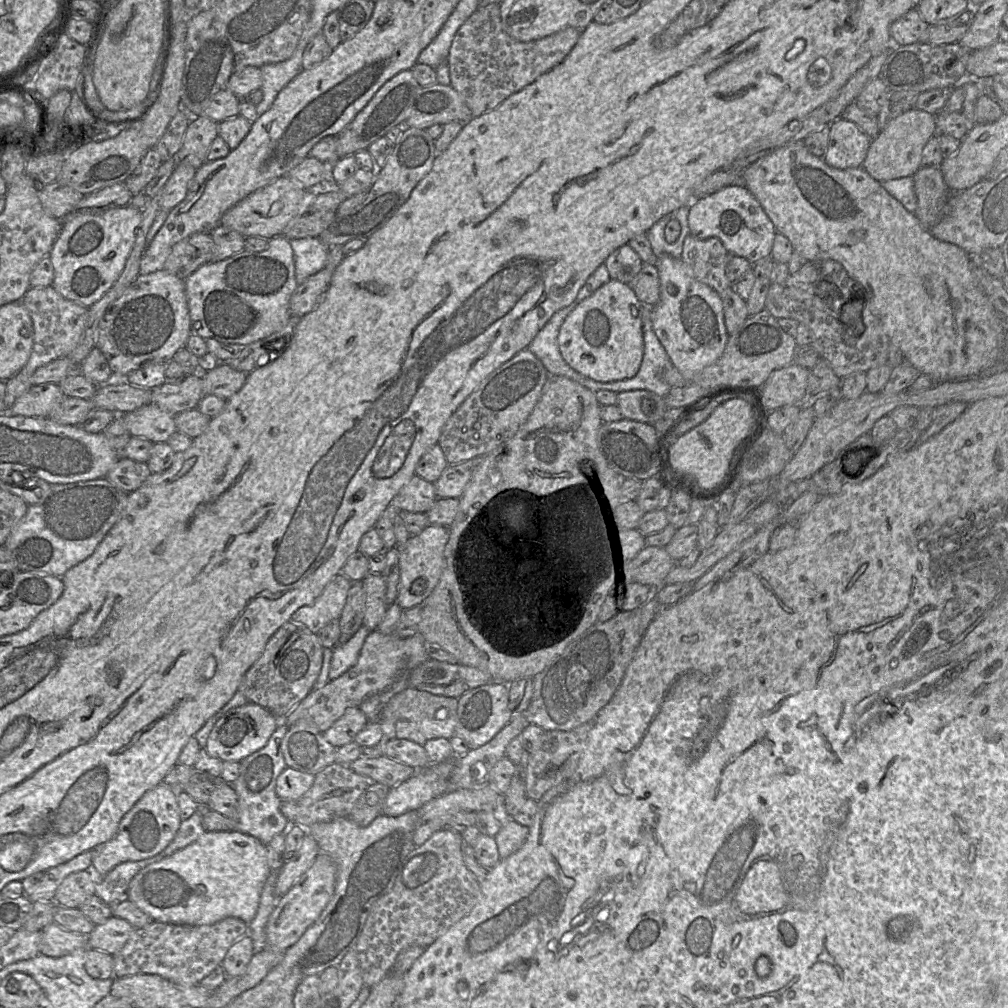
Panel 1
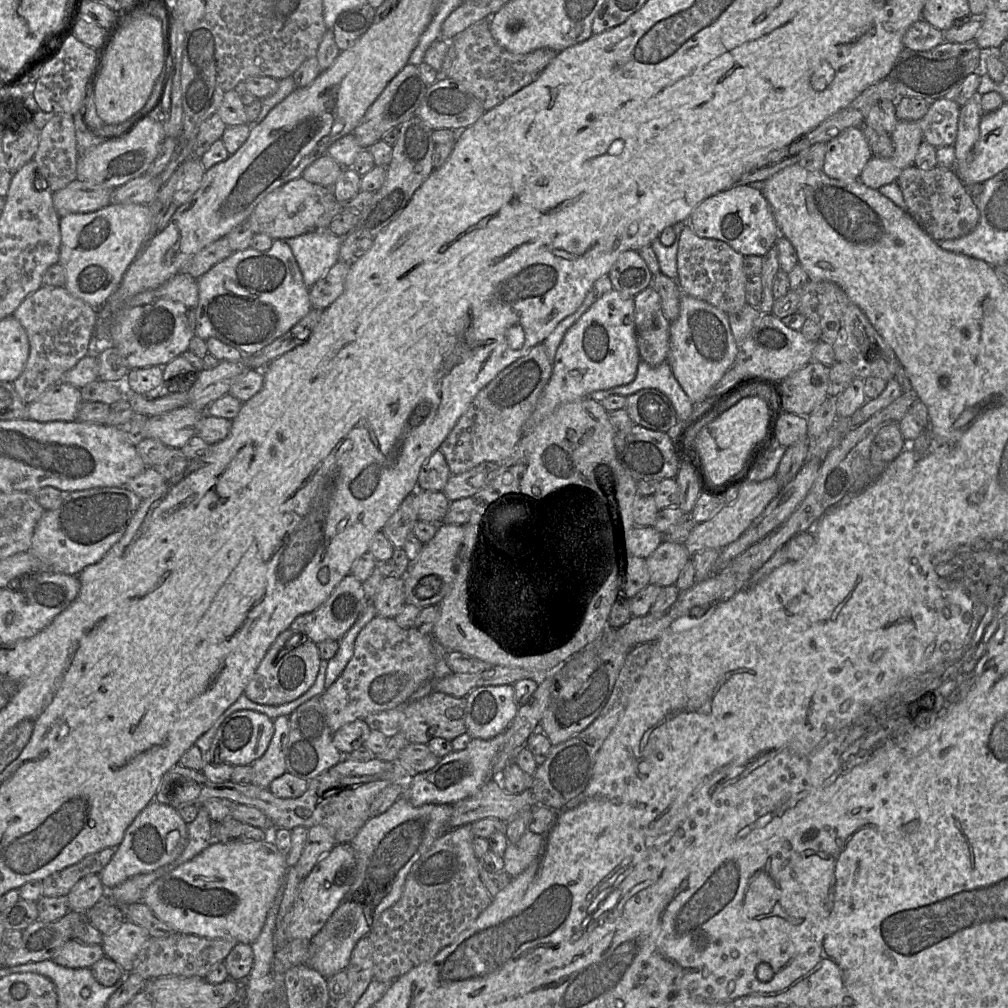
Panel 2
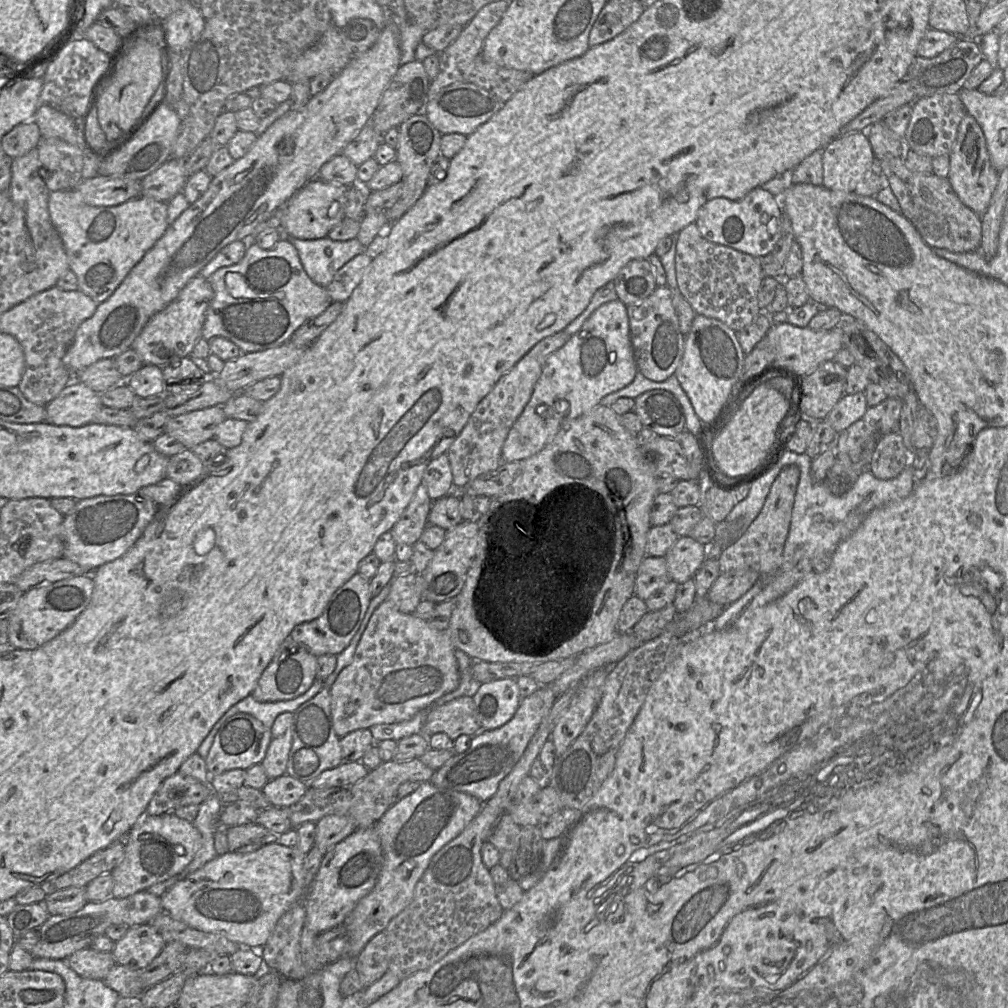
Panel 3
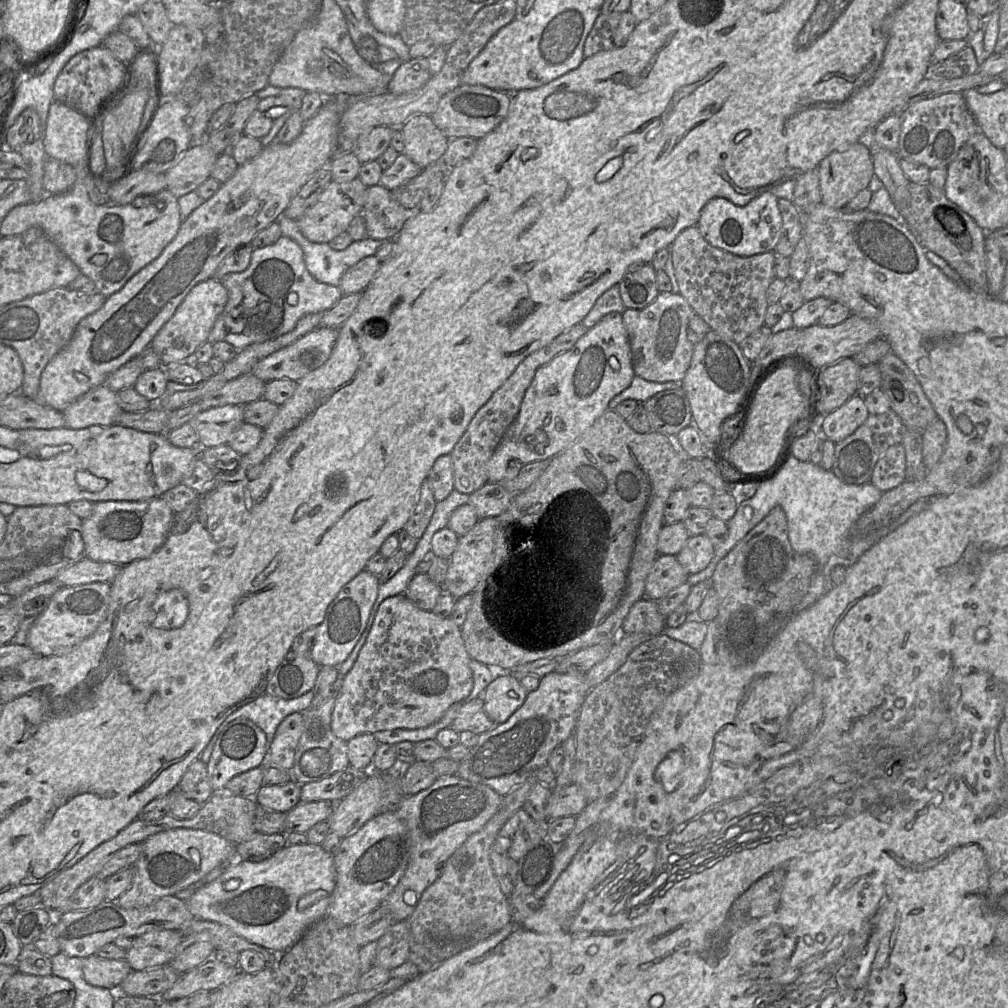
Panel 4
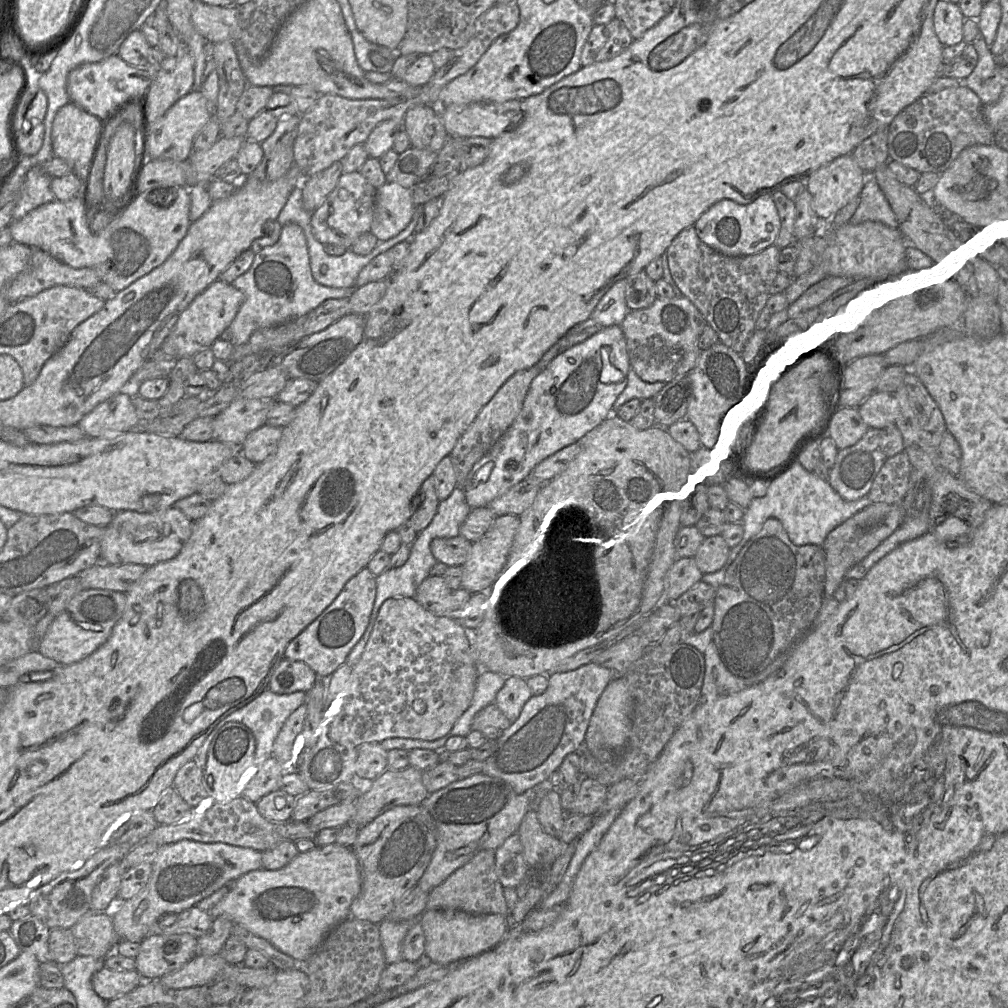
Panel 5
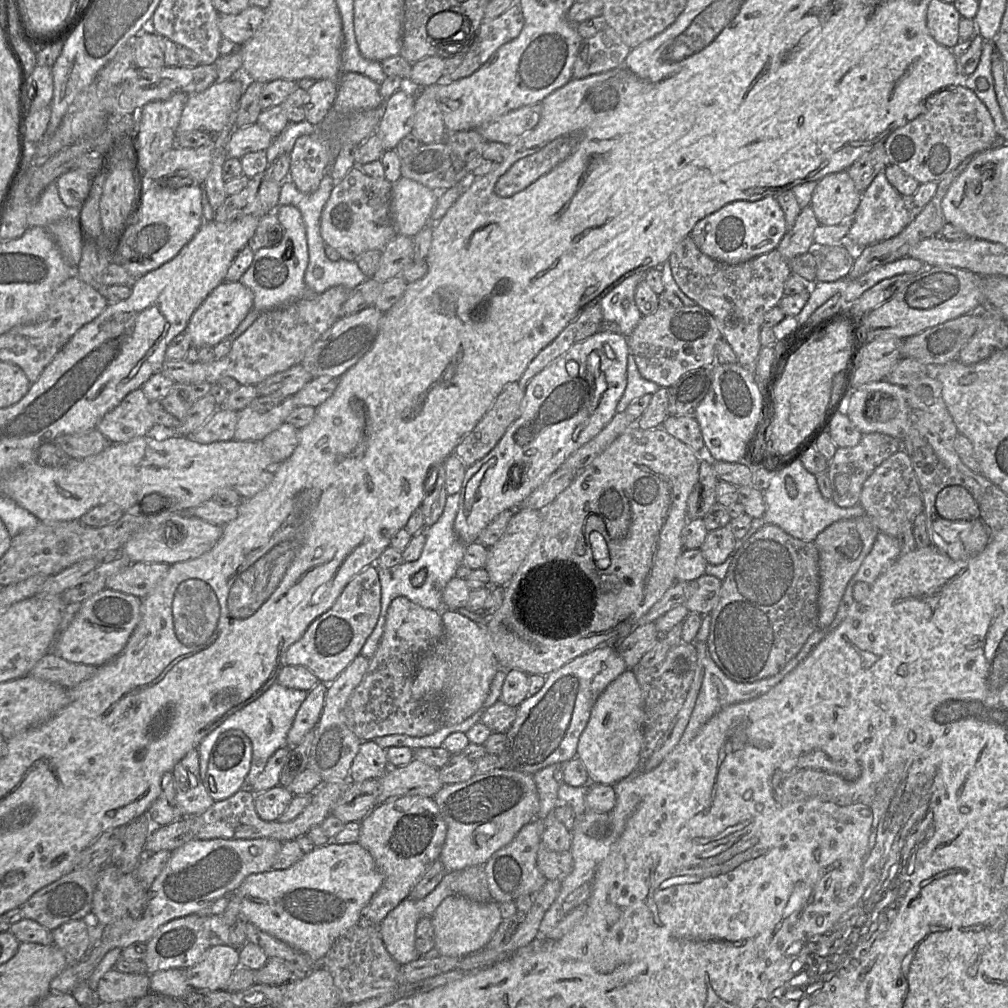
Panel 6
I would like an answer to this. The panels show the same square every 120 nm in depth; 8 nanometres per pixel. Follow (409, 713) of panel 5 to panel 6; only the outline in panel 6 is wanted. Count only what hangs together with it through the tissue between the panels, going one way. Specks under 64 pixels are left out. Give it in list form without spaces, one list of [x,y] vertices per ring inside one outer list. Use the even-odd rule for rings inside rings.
[[[404,596],[392,600],[378,647],[344,709],[345,724],[361,741],[390,734],[423,737],[440,729],[441,704],[434,706],[434,702],[414,699],[411,686],[423,658],[440,643],[443,635],[441,612],[423,608]]]

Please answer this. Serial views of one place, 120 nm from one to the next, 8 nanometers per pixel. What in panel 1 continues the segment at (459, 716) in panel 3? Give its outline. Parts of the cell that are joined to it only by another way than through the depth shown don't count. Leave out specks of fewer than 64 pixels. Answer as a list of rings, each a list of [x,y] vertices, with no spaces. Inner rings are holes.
[[[407,688],[395,694],[383,707],[377,722],[379,723],[385,740],[404,739],[424,746],[428,740],[446,738],[450,740],[455,735],[457,723],[458,698],[431,694],[415,688]]]

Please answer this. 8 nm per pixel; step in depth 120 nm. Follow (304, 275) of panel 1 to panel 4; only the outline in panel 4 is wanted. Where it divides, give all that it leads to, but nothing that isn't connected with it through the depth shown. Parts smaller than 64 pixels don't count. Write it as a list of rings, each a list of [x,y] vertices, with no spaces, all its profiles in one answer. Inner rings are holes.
[[[282,215],[277,221],[282,236],[294,240],[302,249],[307,270],[321,283],[338,286],[342,275],[367,256],[375,255],[383,240],[365,238],[352,242],[344,250],[334,250],[328,243],[309,241],[299,230],[296,220]]]

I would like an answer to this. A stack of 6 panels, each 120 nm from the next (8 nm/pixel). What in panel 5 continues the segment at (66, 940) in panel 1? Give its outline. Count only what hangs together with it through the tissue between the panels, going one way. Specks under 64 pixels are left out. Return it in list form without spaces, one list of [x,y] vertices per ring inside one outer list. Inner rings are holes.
[[[104,966],[92,976],[94,991],[106,1002],[123,996],[145,982],[137,970],[115,971]]]

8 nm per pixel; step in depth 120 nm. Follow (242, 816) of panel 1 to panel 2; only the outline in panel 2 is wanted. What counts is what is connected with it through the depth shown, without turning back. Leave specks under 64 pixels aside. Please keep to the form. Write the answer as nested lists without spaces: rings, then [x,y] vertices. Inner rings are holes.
[[[289,717],[273,720],[274,734],[265,754],[251,765],[254,771],[252,785],[269,788],[272,781],[286,772],[286,746],[289,740]]]

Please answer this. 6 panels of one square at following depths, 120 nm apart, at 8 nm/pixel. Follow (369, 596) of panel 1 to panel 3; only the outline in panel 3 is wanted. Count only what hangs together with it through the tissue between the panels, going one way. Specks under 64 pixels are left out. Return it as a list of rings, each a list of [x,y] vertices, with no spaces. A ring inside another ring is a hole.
[[[420,573],[394,576],[390,582],[389,599],[404,614],[412,614],[422,600],[424,580]]]

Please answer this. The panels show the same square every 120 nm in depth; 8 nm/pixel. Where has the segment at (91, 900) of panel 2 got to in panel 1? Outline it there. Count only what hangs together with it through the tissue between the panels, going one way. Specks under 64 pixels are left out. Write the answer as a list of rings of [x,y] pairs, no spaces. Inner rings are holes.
[[[86,870],[69,874],[56,890],[53,901],[65,908],[79,908],[86,899],[95,895],[92,874]]]

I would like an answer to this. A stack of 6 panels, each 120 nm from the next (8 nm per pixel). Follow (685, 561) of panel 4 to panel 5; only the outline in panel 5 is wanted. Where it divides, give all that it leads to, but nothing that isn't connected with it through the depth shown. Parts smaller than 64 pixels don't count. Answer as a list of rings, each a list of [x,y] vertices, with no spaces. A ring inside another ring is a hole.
[[[721,534],[705,537],[694,559],[702,574],[720,570],[727,561],[730,547]]]

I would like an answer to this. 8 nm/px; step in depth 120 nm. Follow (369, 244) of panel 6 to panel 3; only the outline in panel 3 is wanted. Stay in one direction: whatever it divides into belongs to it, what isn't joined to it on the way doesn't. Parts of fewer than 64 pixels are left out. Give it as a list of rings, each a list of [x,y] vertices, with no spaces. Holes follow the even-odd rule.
[[[319,178],[308,181],[278,211],[283,234],[301,240],[324,238],[345,217],[346,192],[349,186]]]

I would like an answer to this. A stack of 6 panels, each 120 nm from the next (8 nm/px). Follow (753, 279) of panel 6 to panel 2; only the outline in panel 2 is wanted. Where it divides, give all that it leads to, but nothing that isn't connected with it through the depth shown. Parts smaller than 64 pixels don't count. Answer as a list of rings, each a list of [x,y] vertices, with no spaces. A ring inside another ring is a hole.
[[[687,223],[680,234],[677,250],[677,283],[682,293],[705,301],[727,314],[746,304],[748,277],[743,270],[744,256],[725,242],[697,236]]]

